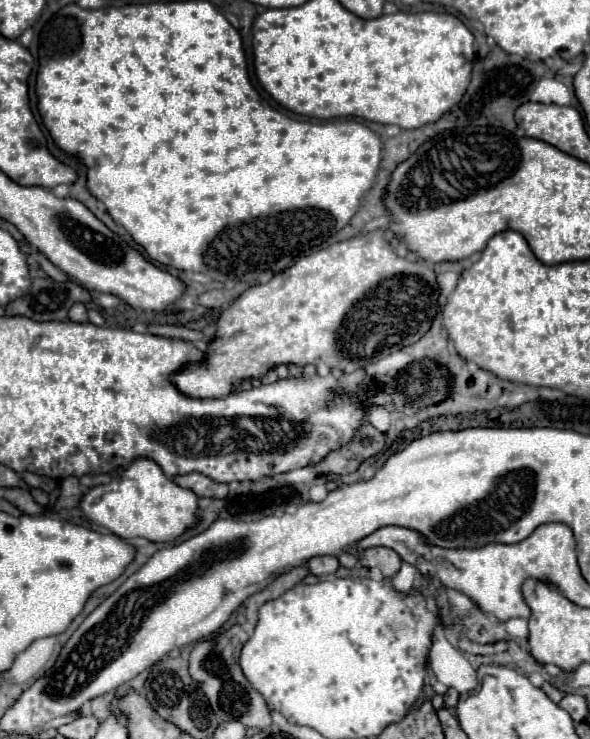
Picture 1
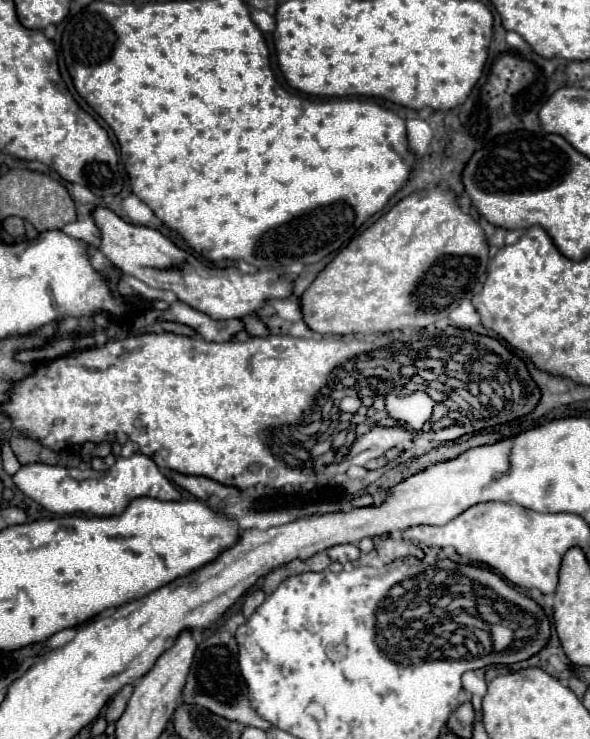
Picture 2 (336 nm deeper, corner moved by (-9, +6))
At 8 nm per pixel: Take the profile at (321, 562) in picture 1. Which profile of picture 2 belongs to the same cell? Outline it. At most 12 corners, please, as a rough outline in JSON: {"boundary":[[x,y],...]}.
{"boundary":[[339,544],[325,550],[335,562],[353,562],[359,558],[355,544]]}

